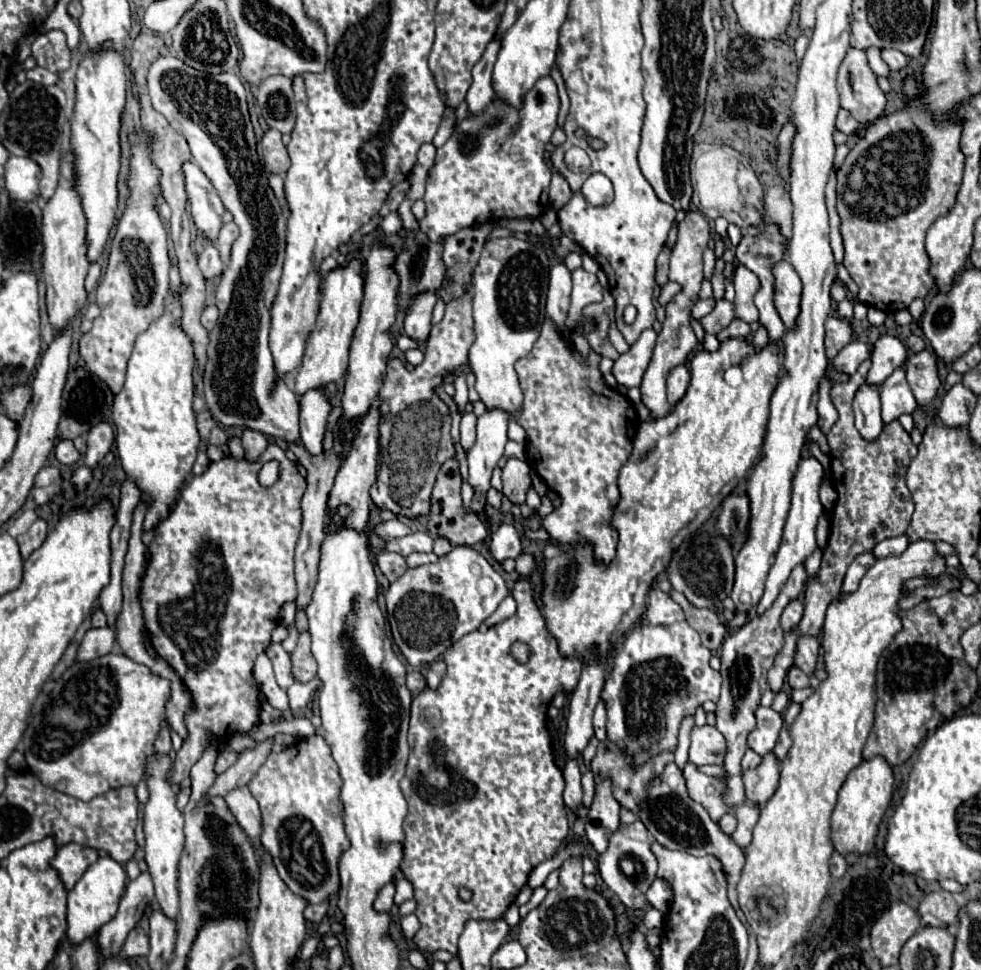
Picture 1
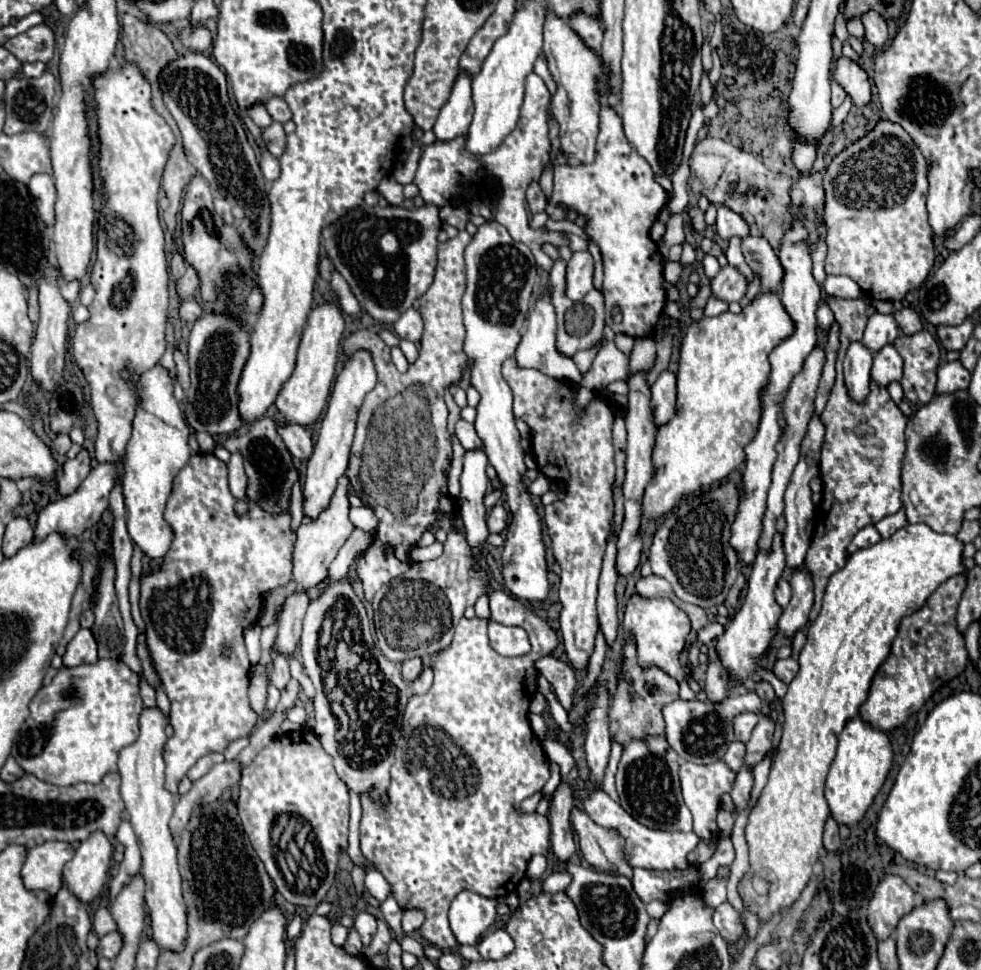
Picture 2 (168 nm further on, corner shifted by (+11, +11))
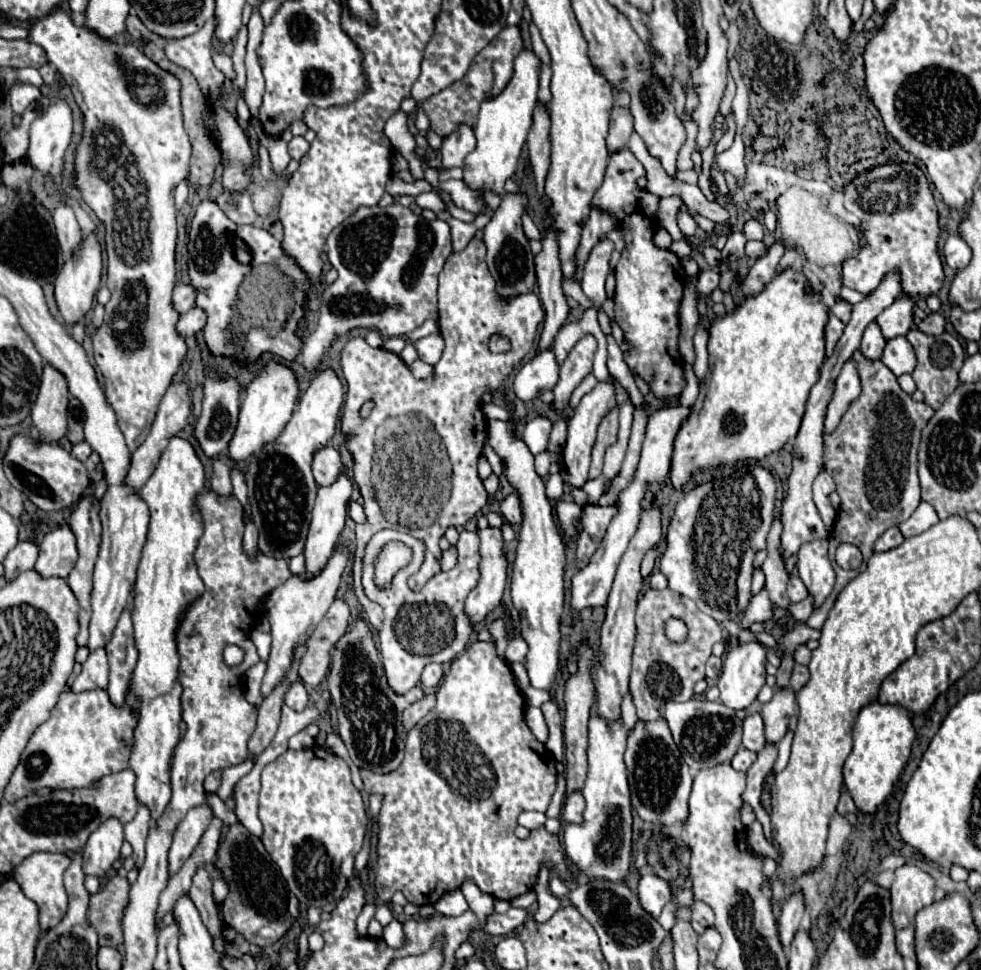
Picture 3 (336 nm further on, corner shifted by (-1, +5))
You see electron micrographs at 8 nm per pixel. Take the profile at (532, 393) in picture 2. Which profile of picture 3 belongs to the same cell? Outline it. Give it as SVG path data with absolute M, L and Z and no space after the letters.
M586 504L580 514L580 530L576 534L576 568L582 570L588 564L588 558L600 548L600 542L606 534L608 522L616 516L616 504L598 506Z

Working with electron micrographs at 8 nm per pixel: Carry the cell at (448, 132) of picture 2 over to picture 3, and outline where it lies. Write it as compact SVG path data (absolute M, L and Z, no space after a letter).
M460 124L450 136L442 142L442 170L448 170L452 166L464 166L464 158L468 152L476 148L474 128L468 124Z

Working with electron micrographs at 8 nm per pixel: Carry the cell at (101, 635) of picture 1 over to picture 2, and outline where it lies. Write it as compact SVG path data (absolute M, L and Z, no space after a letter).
M82 628L82 630L72 638L72 642L70 642L68 648L66 648L64 666L74 668L74 666L80 666L80 664L94 664L96 660L98 660L96 640L94 640L94 636L92 636L90 630Z

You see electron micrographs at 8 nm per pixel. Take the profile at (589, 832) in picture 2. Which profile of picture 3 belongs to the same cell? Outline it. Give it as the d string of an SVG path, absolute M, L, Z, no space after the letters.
M574 792L566 798L564 802L564 810L562 810L562 818L566 822L584 822L584 796L580 792Z

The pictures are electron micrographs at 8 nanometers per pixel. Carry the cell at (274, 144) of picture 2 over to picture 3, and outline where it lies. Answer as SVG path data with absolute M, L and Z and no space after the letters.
M294 136L294 138L288 142L288 152L290 152L290 156L292 156L294 160L300 160L300 158L308 152L308 148L310 148L310 144L308 144L302 136Z

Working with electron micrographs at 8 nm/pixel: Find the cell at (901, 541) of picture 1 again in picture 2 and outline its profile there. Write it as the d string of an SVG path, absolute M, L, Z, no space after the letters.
M900 508L896 514L886 516L884 520L880 520L880 522L876 524L876 528L878 528L878 532L882 534L882 538L888 538L888 536L892 536L896 530L904 528L906 524L908 524L906 512L904 512L904 508Z

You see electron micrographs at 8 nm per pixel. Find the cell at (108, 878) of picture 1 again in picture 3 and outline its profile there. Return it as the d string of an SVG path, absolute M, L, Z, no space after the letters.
M116 818L106 820L96 832L90 834L88 844L82 852L84 874L104 878L112 870L112 864L118 860L122 842L122 824Z

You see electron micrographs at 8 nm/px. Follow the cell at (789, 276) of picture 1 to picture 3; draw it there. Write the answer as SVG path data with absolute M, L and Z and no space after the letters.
M748 242L746 244L746 256L748 258L762 258L768 252L764 242Z

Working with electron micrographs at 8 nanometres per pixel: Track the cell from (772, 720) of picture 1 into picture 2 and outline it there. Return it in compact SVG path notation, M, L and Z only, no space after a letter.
M740 714L740 716L736 716L734 718L734 734L736 734L736 740L748 742L754 726L758 724L758 720L760 720L758 714Z

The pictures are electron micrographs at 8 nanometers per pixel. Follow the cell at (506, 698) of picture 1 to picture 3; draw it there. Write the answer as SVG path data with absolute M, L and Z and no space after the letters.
M476 640L474 644L470 644L458 658L452 660L450 670L444 674L444 680L440 682L436 696L438 696L438 702L436 702L434 710L430 710L410 730L410 734L406 738L406 758L400 764L398 770L394 770L392 774L374 774L368 768L362 768L364 790L368 794L378 792L378 794L384 796L382 798L382 808L378 812L378 844L376 844L378 858L376 858L376 866L374 866L374 888L376 888L378 898L384 904L390 904L392 894L396 890L402 890L402 894L406 896L406 900L410 904L426 906L426 904L434 904L436 900L440 900L442 894L458 890L466 880L472 880L482 892L490 894L490 896L494 896L498 900L508 900L510 902L516 896L526 894L528 890L534 888L536 878L538 878L538 870L540 870L542 864L546 864L548 868L552 868L558 878L570 882L574 878L574 874L572 874L572 868L568 866L568 858L564 858L563 847L560 838L556 834L549 833L545 827L532 830L530 836L524 838L524 840L514 834L514 830L516 830L516 818L520 816L520 812L524 812L524 810L542 810L544 812L548 808L548 804L552 800L552 794L556 790L556 776L558 776L558 772L556 772L556 763L554 763L556 760L554 756L546 750L546 746L542 742L536 740L536 736L526 726L526 720L524 720L526 698L522 696L522 692L520 692L520 688L516 684L516 678L514 678L514 672L510 670L510 664L504 658L498 656L496 644L494 642L482 642L482 640Z

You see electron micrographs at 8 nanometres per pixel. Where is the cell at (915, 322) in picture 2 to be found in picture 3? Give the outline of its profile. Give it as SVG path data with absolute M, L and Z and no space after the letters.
M932 312L918 324L918 330L924 334L930 334L930 336L940 336L944 332L944 326L946 326L944 318L938 312Z

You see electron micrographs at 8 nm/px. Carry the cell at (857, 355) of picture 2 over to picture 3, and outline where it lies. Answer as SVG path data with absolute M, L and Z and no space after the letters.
M876 322L868 324L868 328L864 330L864 336L862 336L862 344L860 344L860 352L864 354L864 358L868 360L880 360L882 358L882 350L886 346L886 340L878 328Z

